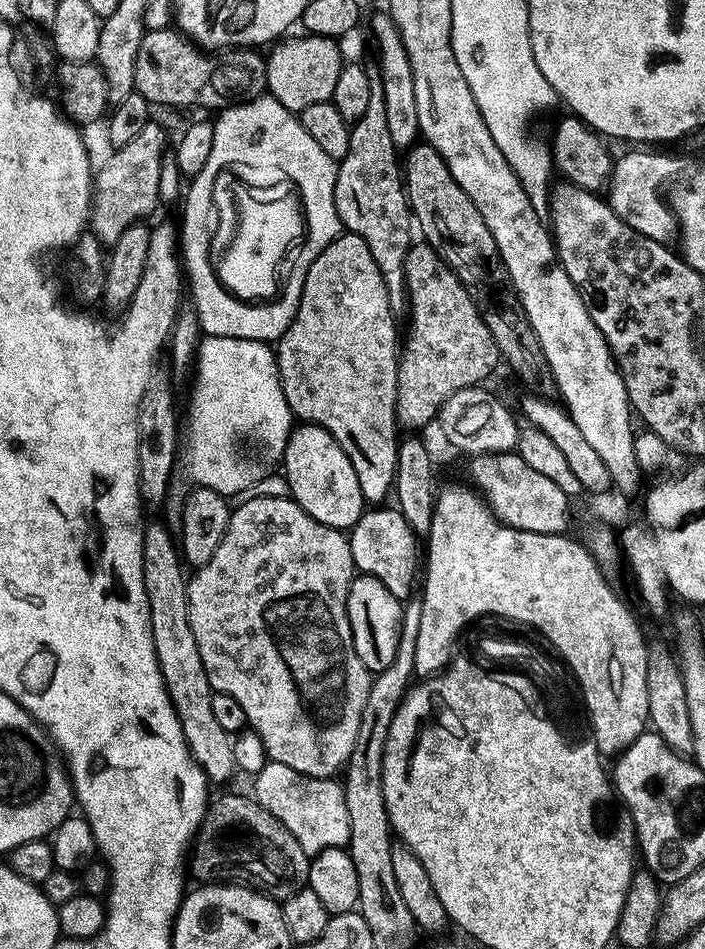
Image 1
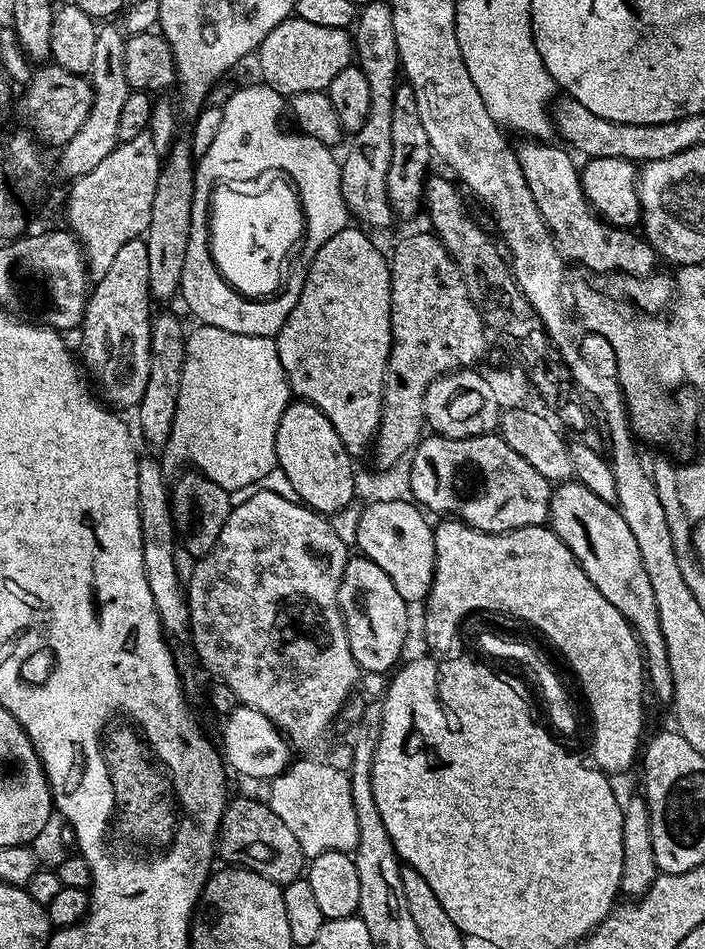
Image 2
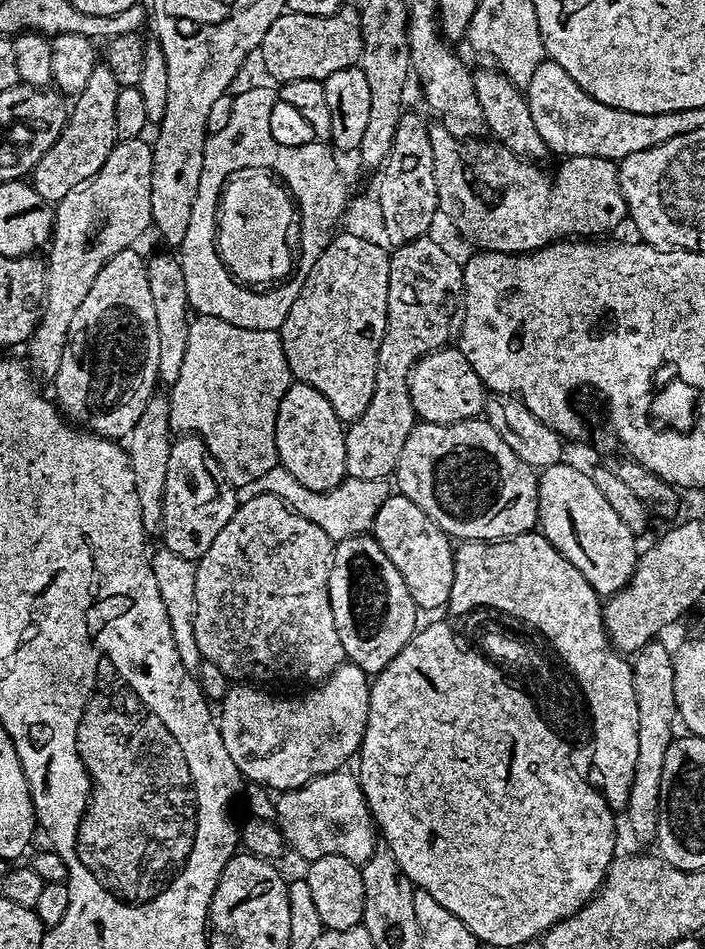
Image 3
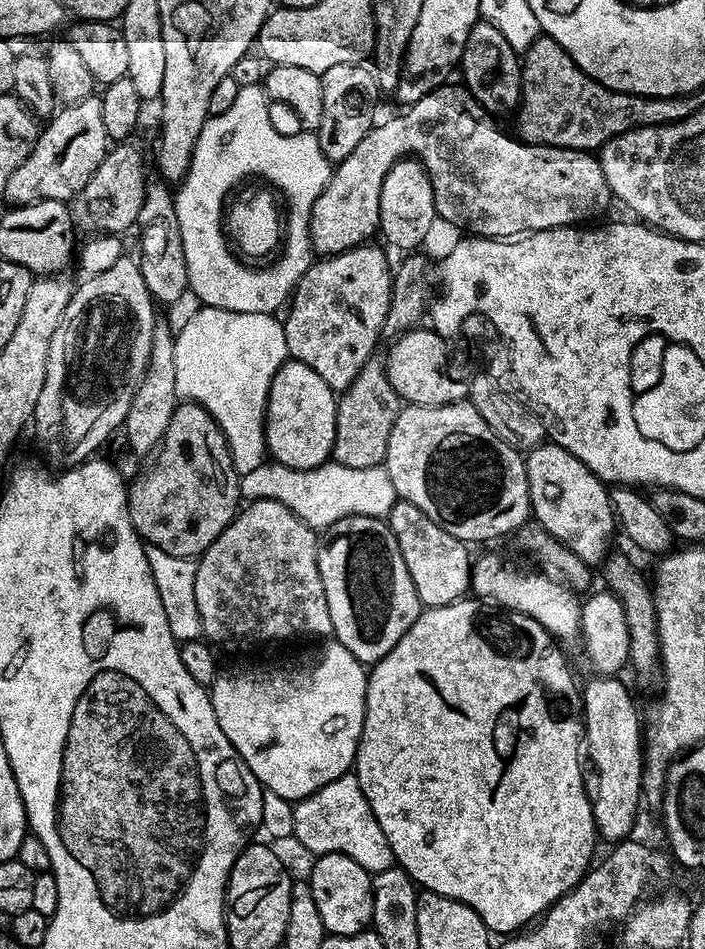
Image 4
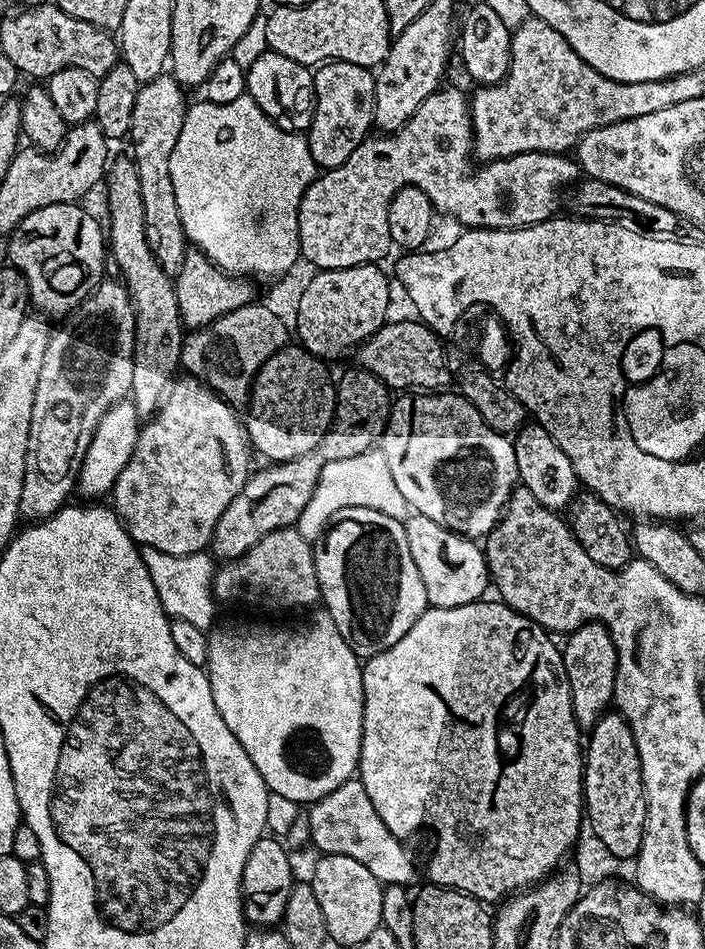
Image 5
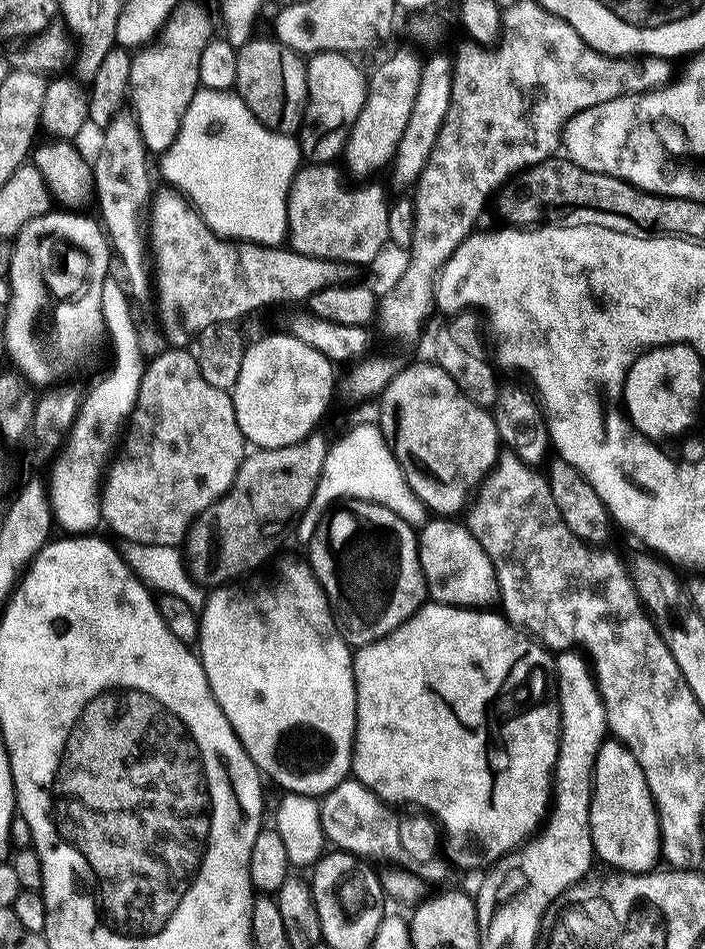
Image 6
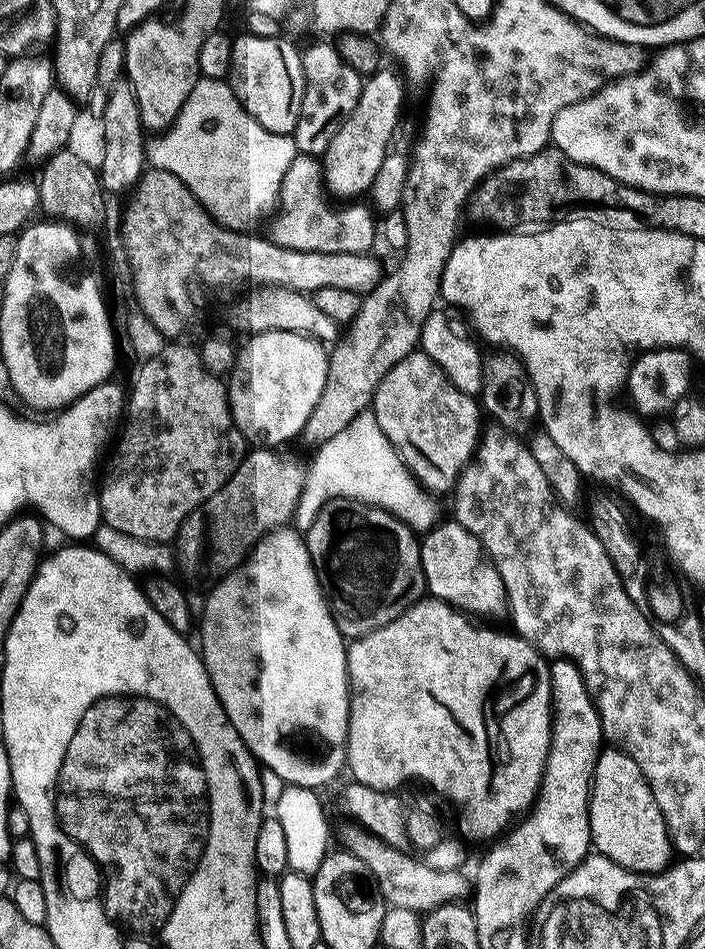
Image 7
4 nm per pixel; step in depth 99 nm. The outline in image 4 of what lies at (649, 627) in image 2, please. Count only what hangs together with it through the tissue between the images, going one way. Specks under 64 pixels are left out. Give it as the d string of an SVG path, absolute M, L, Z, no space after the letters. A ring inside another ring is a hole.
M545 442L527 453L524 456L524 465L532 503L531 515L535 523L550 533L559 544L569 548L583 564L603 565L613 547L612 531L615 533L618 528L616 513L612 511L612 497L604 481L595 476L582 462L578 462L578 458L574 458L565 448L551 442Z

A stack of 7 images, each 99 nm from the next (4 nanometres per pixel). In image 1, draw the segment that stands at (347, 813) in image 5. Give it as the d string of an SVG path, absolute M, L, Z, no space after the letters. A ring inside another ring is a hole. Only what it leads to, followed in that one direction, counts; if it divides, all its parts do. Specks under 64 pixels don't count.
M268 762L255 773L254 780L255 799L271 816L284 823L304 852L319 854L325 848L344 848L347 845L350 818L346 814L343 787L335 779L304 776L285 764Z

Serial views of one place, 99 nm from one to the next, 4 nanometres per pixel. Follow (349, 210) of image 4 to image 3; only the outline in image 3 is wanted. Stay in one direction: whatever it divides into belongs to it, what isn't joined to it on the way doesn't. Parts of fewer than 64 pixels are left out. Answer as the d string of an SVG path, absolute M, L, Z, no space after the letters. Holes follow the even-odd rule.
M436 122L429 127L430 144L433 146L433 166L436 172L437 198L439 200L439 211L448 215L448 220L465 236L468 240L473 240L477 249L485 252L511 252L519 254L521 252L535 252L538 248L544 248L547 244L553 243L560 238L604 238L607 232L612 232L620 223L629 219L626 198L622 194L620 185L620 169L617 161L598 158L597 156L570 156L559 161L552 180L540 169L539 163L525 160L515 156L508 148L499 142L492 144L479 144L481 141L476 138L461 139L450 130L446 130L443 124Z

